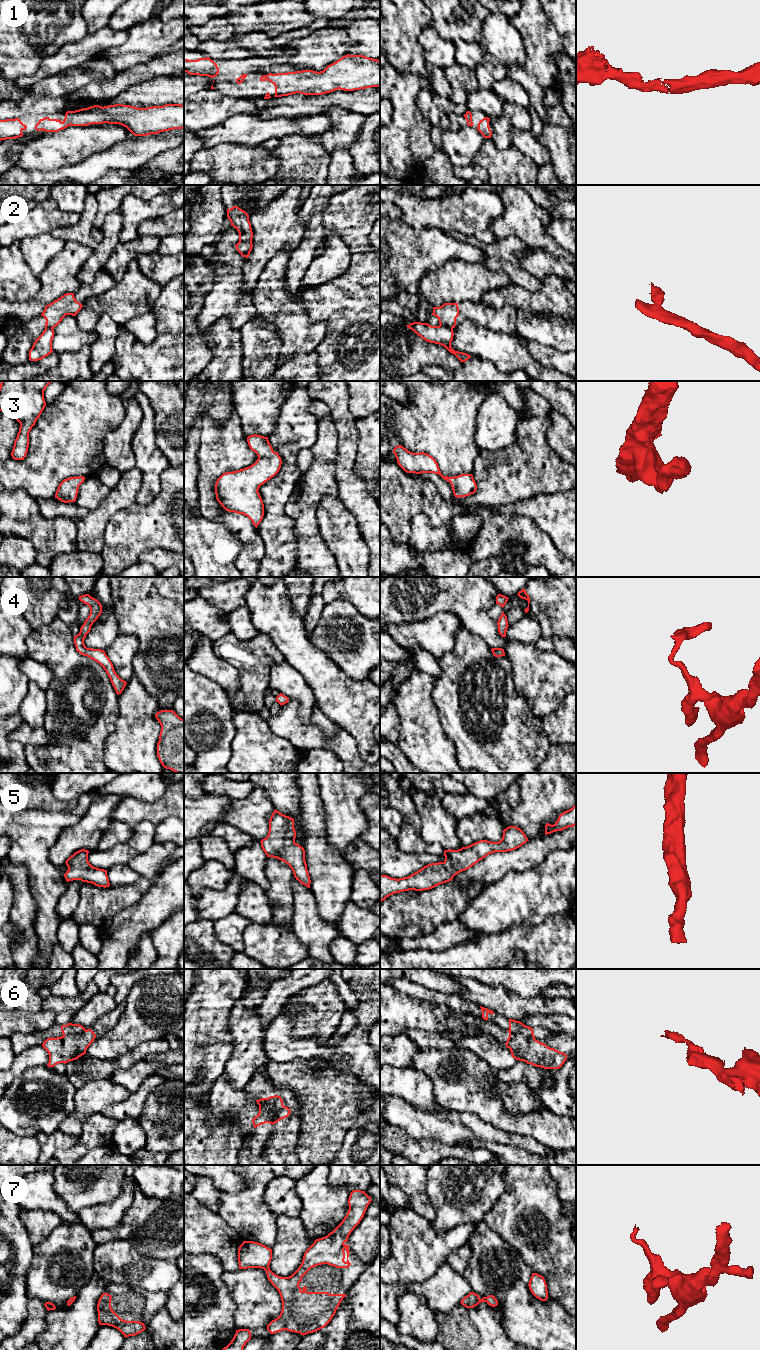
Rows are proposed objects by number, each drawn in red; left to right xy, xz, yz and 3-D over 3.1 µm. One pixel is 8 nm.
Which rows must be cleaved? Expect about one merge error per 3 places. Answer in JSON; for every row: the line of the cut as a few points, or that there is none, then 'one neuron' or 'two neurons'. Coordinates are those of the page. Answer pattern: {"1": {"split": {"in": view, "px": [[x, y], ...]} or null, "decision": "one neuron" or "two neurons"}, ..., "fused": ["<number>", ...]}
{"1": {"split": null, "decision": "one neuron"}, "2": {"split": {"in": "yz", "px": [[440, 324], [452, 329]]}, "decision": "two neurons"}, "3": {"split": null, "decision": "one neuron"}, "4": {"split": null, "decision": "one neuron"}, "5": {"split": null, "decision": "one neuron"}, "6": {"split": {"in": "yz", "px": [[508, 1030], [534, 1039]]}, "decision": "two neurons"}, "7": {"split": null, "decision": "one neuron"}, "fused": ["2", "6"]}

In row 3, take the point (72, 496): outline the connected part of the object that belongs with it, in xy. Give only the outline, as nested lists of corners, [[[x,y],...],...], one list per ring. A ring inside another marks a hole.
[[[70,477],[64,479],[58,486],[55,498],[61,502],[75,502],[78,494],[79,486],[84,482],[85,477]]]

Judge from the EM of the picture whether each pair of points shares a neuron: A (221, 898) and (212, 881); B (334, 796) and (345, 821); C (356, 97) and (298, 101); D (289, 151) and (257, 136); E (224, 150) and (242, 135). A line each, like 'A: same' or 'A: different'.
A: different
B: same
C: same
D: different
E: different

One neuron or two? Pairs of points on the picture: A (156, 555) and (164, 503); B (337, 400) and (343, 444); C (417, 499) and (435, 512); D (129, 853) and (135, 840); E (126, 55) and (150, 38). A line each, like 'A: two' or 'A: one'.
A: two
B: one
C: one
D: two
E: one

